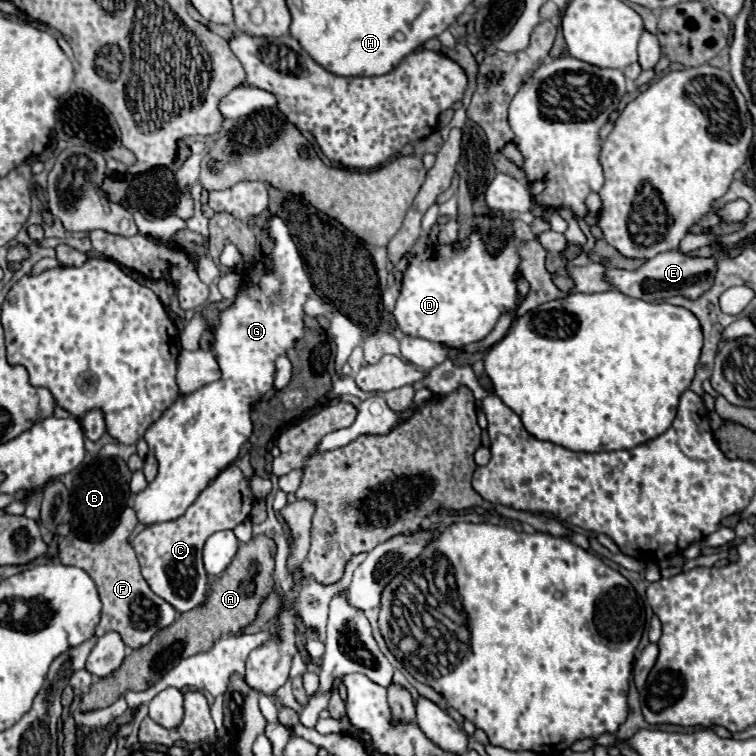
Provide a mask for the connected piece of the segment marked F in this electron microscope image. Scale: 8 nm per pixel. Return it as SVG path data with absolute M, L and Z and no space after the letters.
M126 507L120 515L118 525L114 527L114 531L108 537L104 537L102 541L92 543L92 541L80 539L76 533L70 533L68 537L62 537L58 541L60 563L74 565L74 567L88 571L88 575L92 577L92 581L98 587L98 595L102 601L102 615L100 615L100 623L98 623L96 631L104 631L104 633L108 633L112 629L118 631L122 641L130 649L140 649L154 637L156 631L166 629L178 617L174 607L168 605L158 595L154 595L152 589L148 587L148 583L144 581L144 577L140 575L136 553L128 543L128 537L132 533L132 529L136 527L136 523L138 523L138 519L136 519L134 509Z

